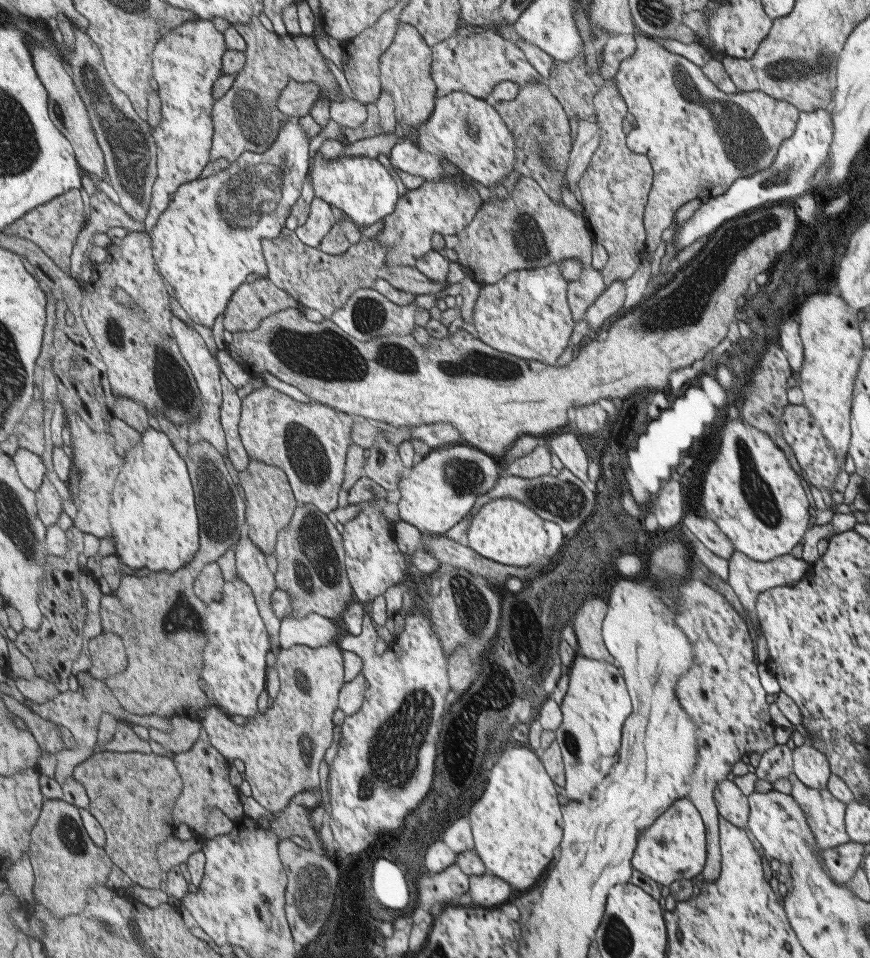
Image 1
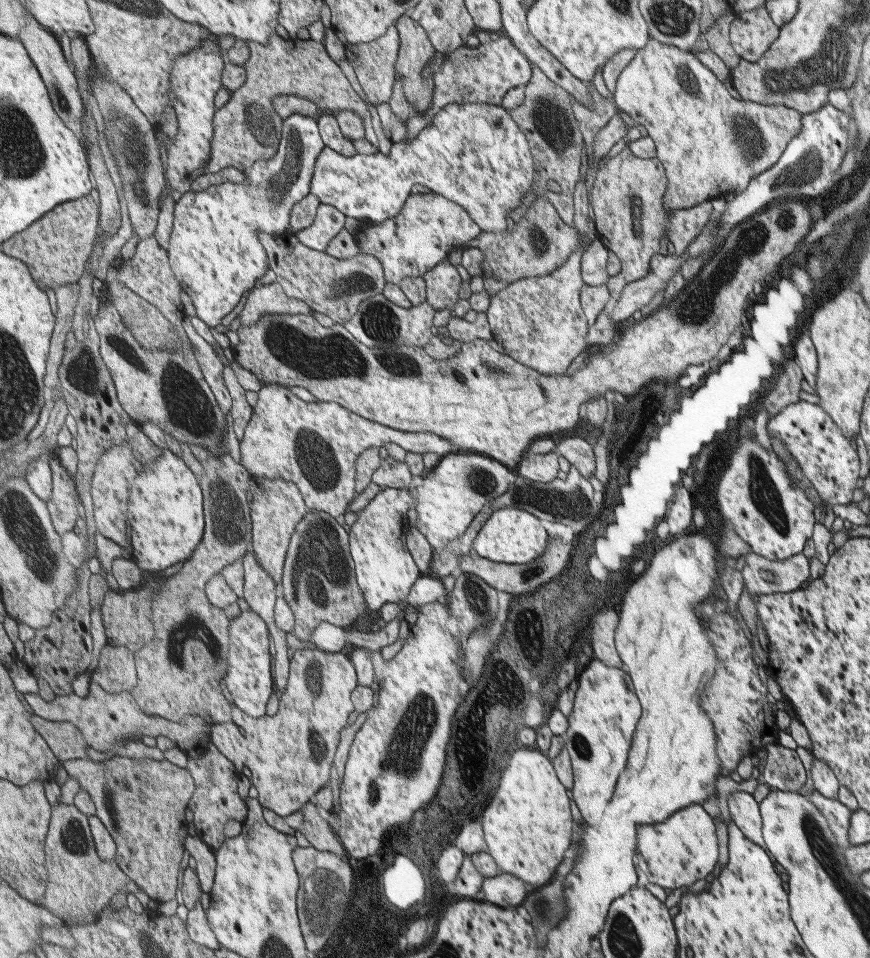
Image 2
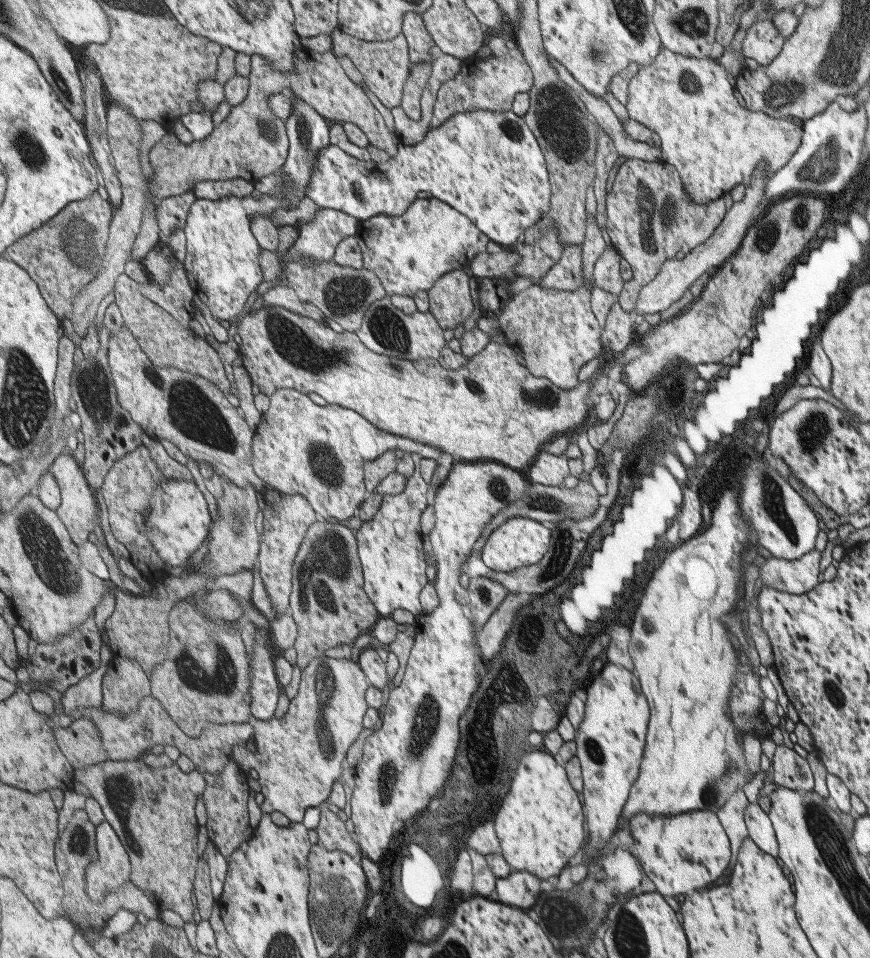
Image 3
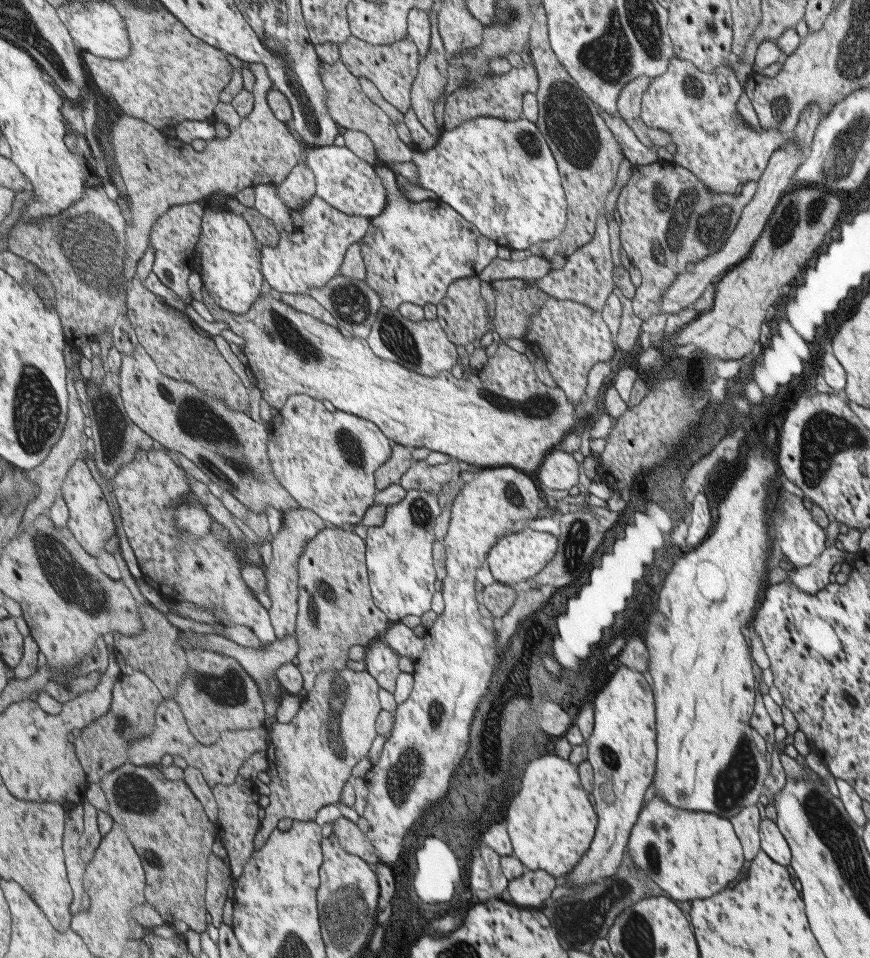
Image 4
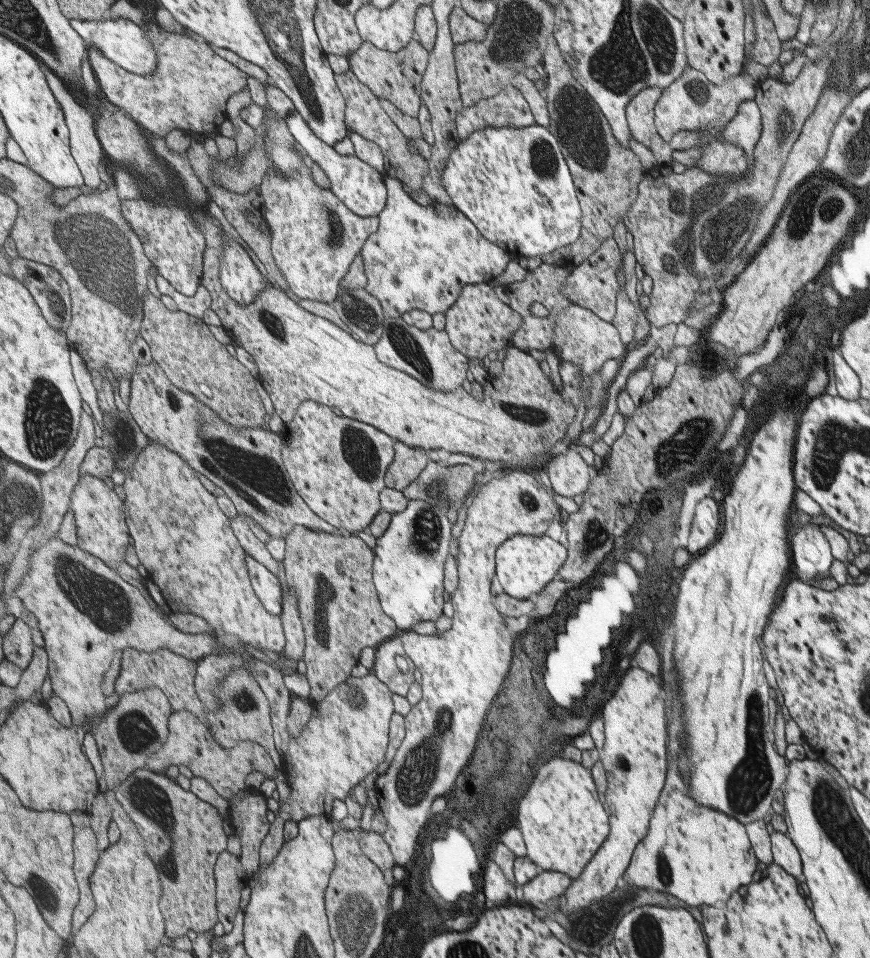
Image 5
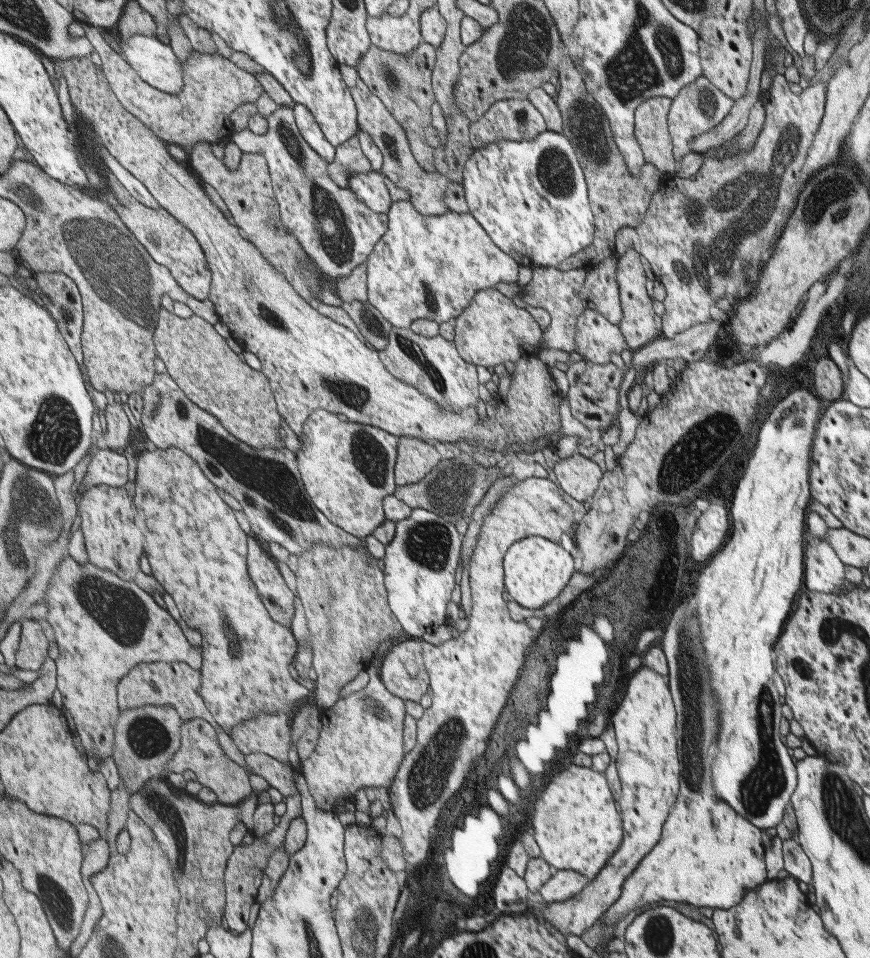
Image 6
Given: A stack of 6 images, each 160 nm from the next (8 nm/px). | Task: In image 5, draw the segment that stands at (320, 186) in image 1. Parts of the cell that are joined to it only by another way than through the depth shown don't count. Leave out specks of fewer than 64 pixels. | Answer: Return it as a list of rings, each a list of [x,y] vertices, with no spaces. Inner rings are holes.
[[[299,111],[292,112],[286,122],[291,134],[309,156],[310,161],[321,165],[321,168],[330,176],[330,189],[351,210],[354,210],[355,214],[362,217],[378,217],[385,210],[388,203],[388,188],[384,175],[356,154],[351,156],[339,154],[334,146],[327,144],[315,135],[310,124],[306,122],[306,118],[303,118]],[[531,125],[524,128],[505,127],[505,128],[485,128],[473,133],[467,139],[463,139],[459,146],[453,149],[448,163],[442,172],[442,183],[449,194],[450,200],[459,209],[462,210],[477,226],[480,231],[492,243],[506,250],[510,256],[541,256],[541,254],[558,253],[558,250],[566,250],[567,246],[575,242],[580,235],[580,218],[582,210],[576,199],[576,188],[573,184],[571,173],[566,165],[565,159],[561,154],[562,144],[549,134],[543,126]]]

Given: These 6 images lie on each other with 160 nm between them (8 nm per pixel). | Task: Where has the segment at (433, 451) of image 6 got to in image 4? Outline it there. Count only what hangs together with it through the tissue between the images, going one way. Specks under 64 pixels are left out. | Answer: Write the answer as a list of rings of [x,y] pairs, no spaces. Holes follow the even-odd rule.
[[[396,443],[390,460],[375,471],[375,486],[378,487],[378,491],[387,489],[393,484],[400,484],[401,479],[405,477],[414,463],[415,458],[410,447]]]

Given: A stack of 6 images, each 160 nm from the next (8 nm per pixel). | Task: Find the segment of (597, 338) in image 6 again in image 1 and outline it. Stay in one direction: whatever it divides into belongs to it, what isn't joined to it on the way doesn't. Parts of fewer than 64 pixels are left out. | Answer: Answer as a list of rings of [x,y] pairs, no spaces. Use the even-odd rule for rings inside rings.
[[[591,119],[577,121],[572,132],[570,158],[565,169],[565,183],[571,193],[577,192],[577,183],[582,172],[587,168],[590,156],[598,147],[599,127]],[[557,263],[512,271],[495,284],[481,285],[473,326],[479,338],[499,352],[556,366],[557,357],[569,345],[575,323],[567,302],[568,291],[568,282],[559,275]]]

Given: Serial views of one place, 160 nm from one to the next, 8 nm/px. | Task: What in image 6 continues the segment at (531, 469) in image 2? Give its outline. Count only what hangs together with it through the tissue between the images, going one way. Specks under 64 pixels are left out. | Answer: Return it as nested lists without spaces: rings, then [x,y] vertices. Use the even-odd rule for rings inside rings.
[[[577,452],[559,459],[551,468],[563,492],[580,503],[590,500],[602,476],[593,459],[585,458]]]

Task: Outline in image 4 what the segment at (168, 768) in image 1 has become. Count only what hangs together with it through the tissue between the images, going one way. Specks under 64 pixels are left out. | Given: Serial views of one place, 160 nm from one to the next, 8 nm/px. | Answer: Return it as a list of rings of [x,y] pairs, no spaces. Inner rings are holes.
[[[128,762],[103,776],[99,786],[107,798],[110,815],[126,827],[129,838],[142,856],[147,874],[146,903],[153,907],[164,903],[171,922],[180,920],[189,929],[202,933],[208,912],[205,896],[209,859],[219,837],[218,824],[209,818],[185,780],[169,780],[159,766]]]

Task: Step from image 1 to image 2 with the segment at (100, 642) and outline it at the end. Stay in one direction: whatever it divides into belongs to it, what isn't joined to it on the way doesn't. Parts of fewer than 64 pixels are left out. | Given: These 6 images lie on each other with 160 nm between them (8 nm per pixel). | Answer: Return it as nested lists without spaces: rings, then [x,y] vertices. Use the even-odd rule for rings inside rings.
[[[105,645],[92,680],[107,692],[121,693],[139,684],[135,652],[123,646]]]

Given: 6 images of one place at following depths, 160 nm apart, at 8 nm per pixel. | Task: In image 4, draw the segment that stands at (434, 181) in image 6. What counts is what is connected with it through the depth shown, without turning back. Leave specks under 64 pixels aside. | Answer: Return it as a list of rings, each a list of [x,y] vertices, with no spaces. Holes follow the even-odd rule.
[[[341,60],[335,64],[322,63],[322,77],[328,90],[327,104],[330,107],[330,113],[343,130],[365,132],[374,142],[381,163],[411,162],[413,160],[413,148],[409,148],[399,138],[399,132],[397,132],[393,120],[365,94],[359,77],[355,76],[349,67]]]

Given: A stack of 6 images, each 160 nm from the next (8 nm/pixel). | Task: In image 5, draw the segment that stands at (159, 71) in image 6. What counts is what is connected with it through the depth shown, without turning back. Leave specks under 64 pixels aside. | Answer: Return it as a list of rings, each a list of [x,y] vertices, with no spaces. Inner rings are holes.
[[[70,19],[69,24],[71,24],[73,30],[77,30],[77,34],[82,35],[89,46],[101,50],[103,56],[117,63],[118,66],[143,76],[154,74],[158,69],[156,46],[152,43],[151,38],[148,37],[147,32],[142,29],[142,26],[130,19],[107,19],[90,22]]]

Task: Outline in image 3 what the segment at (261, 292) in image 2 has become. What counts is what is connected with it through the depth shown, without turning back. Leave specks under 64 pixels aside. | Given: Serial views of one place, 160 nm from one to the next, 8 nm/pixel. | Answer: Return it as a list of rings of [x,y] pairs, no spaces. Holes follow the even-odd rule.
[[[288,284],[271,287],[262,297],[264,306],[285,307],[318,321],[322,321],[325,316],[324,312],[316,304],[302,301],[297,291]]]

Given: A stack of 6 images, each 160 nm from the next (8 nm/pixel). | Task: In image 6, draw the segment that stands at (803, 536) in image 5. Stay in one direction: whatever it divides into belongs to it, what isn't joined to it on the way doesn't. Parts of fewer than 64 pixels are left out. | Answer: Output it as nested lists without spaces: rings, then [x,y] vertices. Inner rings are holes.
[[[821,540],[807,542],[805,552],[806,588],[825,594],[840,593],[843,587],[843,564],[833,554],[829,543]]]

